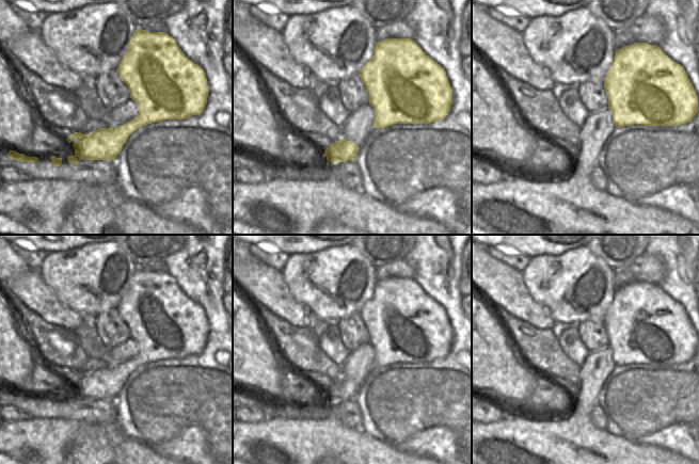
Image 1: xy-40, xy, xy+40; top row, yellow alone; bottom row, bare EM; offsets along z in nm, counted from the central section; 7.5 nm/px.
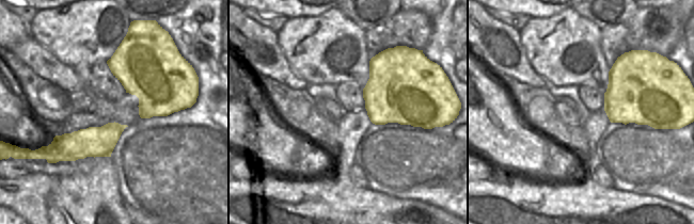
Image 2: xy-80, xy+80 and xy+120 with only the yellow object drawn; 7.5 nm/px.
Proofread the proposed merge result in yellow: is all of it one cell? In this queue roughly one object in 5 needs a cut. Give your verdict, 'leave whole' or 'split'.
leave whole

